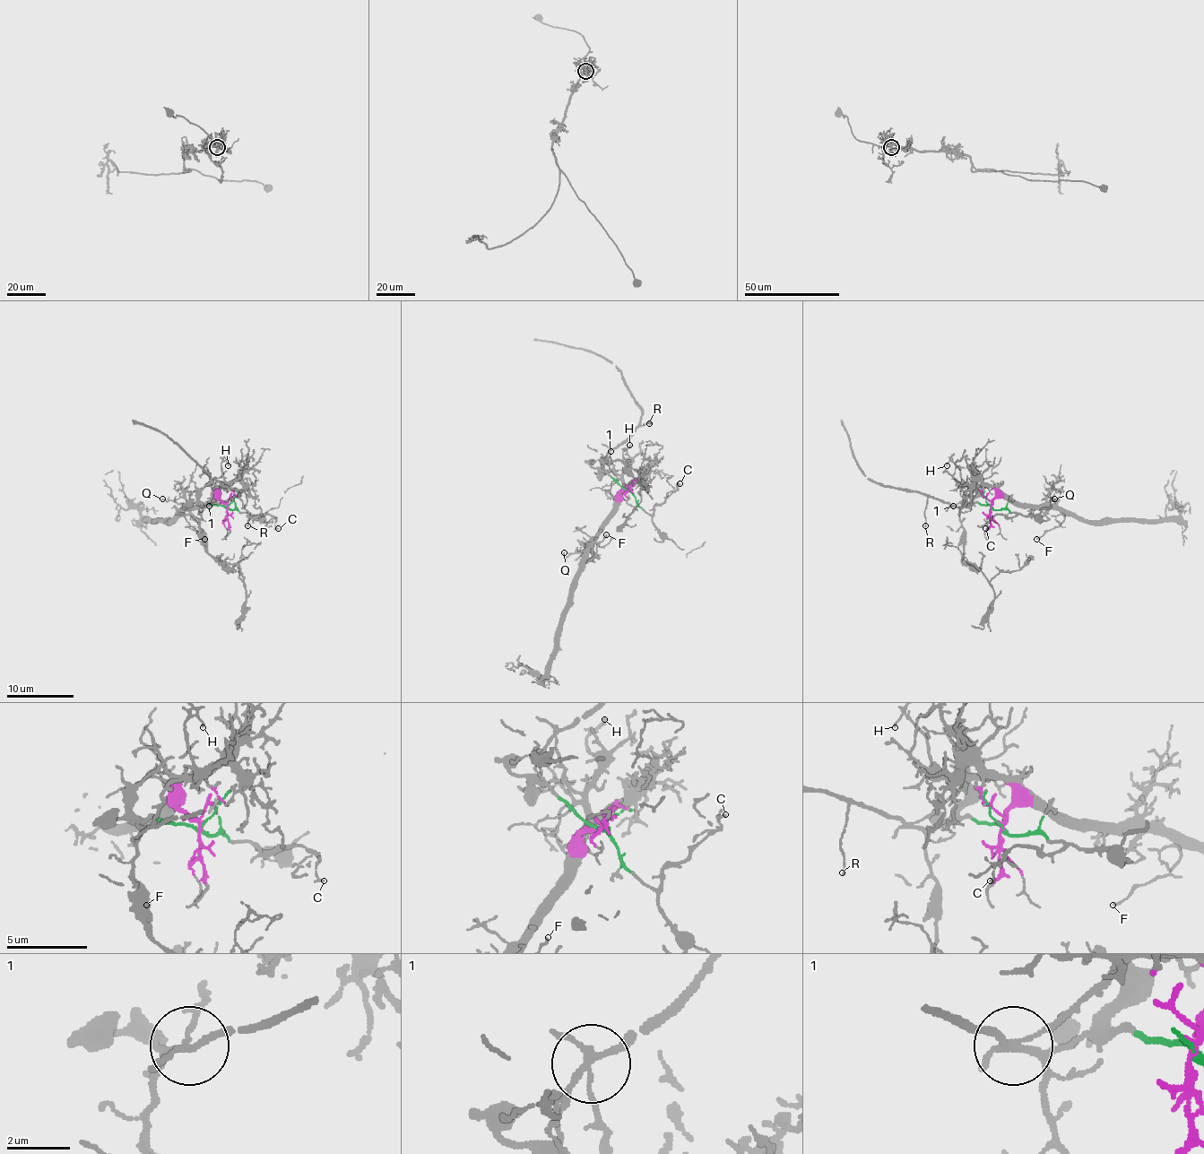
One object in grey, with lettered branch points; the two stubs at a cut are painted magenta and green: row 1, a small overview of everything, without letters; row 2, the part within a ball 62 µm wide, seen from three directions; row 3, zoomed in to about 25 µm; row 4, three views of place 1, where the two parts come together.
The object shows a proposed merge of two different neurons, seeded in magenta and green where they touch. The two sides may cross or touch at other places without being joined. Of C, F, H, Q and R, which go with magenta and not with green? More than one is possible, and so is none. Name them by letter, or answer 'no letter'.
F, H, Q

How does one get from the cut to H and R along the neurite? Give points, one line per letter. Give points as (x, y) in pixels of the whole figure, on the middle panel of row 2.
H: (628, 489), (620, 492), (622, 472), (627, 464), (622, 454), (630, 444)
R: (628, 489), (607, 471), (603, 459), (638, 426), (648, 422)

